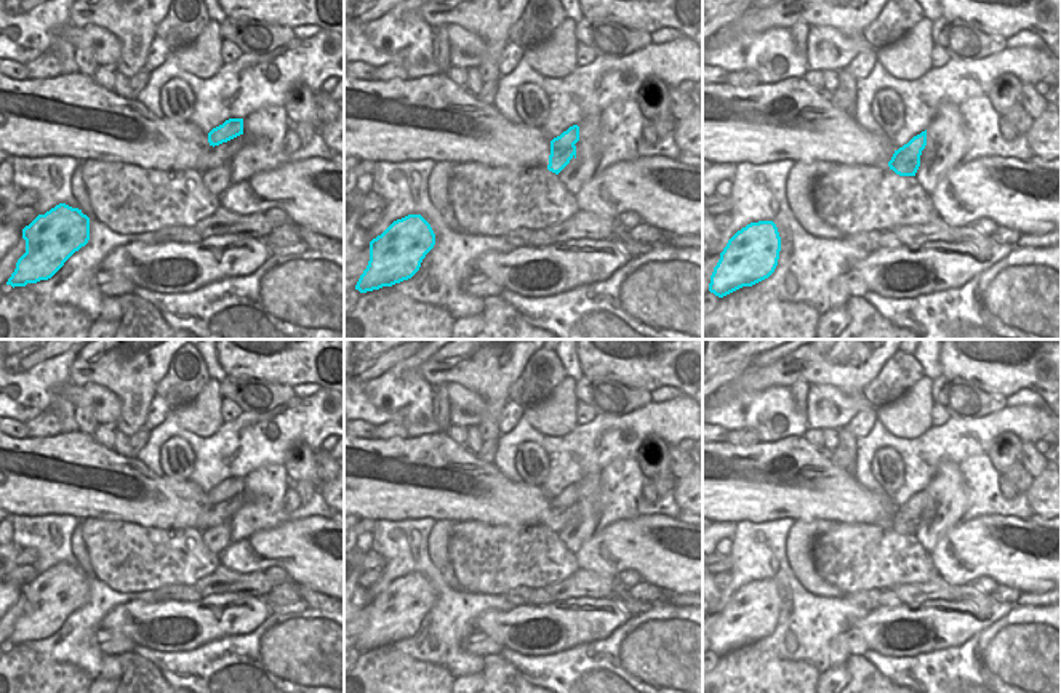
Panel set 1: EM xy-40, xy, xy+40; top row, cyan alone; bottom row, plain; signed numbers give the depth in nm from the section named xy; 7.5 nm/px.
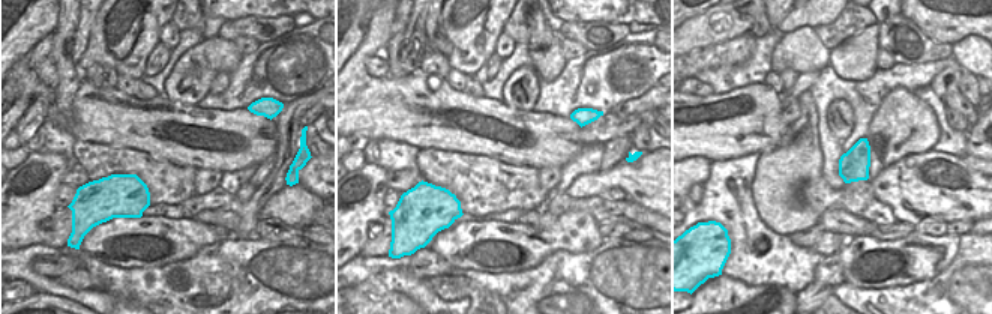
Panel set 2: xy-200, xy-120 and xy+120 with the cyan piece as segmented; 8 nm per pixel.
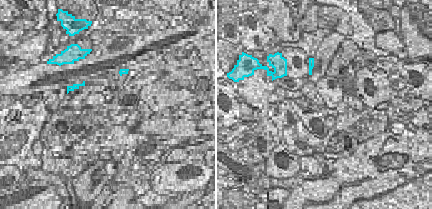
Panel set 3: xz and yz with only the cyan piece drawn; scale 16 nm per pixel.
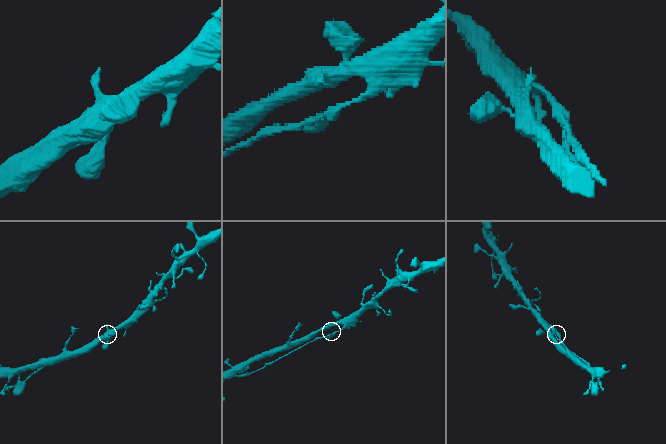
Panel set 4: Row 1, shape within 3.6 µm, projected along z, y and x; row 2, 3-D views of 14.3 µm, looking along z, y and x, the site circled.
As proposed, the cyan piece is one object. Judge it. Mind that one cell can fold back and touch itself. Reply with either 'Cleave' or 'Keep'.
Cleave

